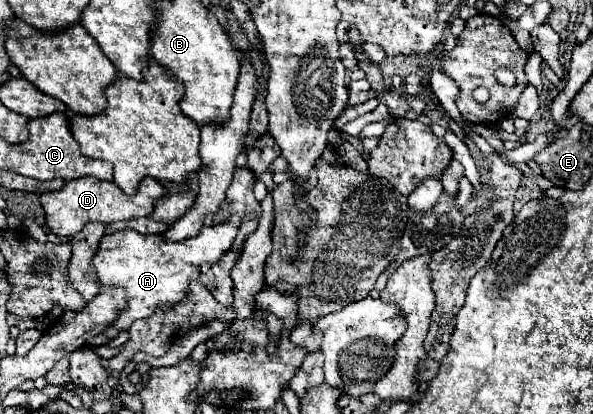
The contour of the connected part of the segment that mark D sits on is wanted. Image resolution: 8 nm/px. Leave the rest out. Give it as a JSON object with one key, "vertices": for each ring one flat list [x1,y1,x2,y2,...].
{"vertices":[[83,177,77,181,67,181,61,191,41,193,39,201,45,209,45,223,51,229,51,233,55,233,57,237,73,237,91,221,113,223,113,221,129,221,135,217,149,217,149,213,153,213,153,201,163,195,165,195,163,185,151,177,141,183,141,189,137,189,133,197,125,197,125,193,121,193,121,189,117,189,113,181]]}

